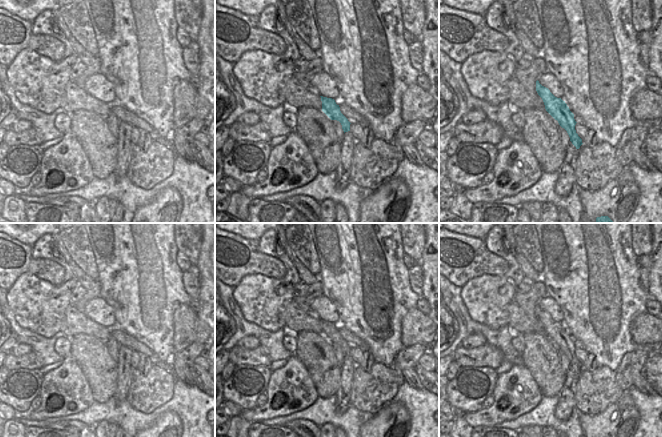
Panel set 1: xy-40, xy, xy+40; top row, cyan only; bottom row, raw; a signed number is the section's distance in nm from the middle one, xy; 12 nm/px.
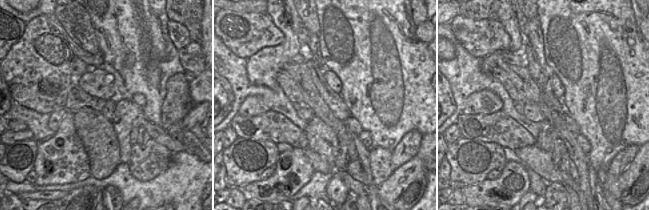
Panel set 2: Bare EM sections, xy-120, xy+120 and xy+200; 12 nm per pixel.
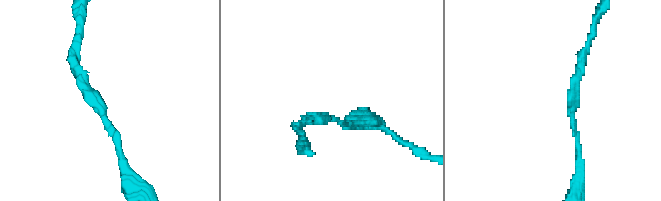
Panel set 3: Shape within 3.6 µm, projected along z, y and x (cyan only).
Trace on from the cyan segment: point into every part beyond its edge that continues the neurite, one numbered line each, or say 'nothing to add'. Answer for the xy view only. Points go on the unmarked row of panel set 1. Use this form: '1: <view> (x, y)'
nothing to add.

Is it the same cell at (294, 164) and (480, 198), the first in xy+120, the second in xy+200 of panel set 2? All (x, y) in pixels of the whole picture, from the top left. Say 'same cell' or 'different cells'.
same cell

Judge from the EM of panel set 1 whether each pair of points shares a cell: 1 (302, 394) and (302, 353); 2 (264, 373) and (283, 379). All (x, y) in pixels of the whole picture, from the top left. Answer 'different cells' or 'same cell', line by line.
1: different cells
2: different cells

